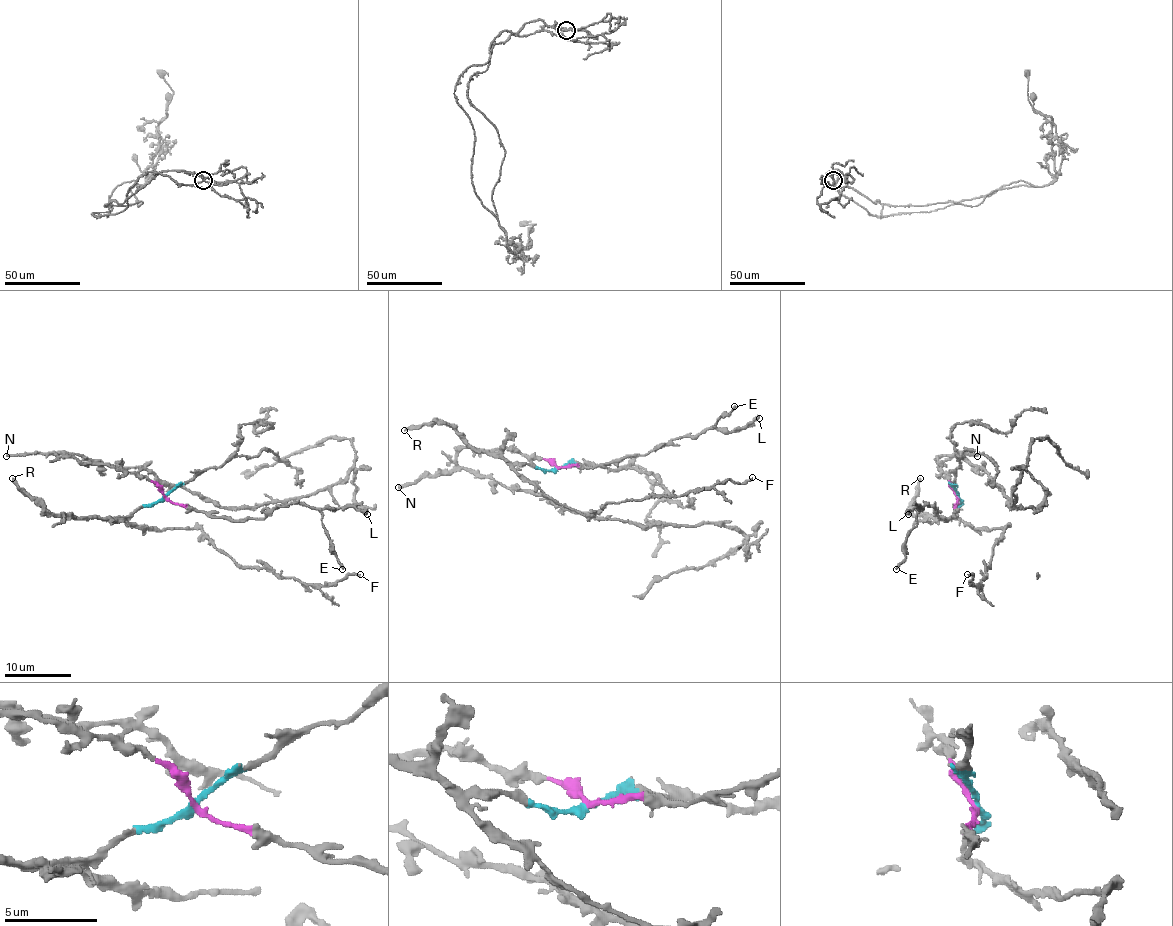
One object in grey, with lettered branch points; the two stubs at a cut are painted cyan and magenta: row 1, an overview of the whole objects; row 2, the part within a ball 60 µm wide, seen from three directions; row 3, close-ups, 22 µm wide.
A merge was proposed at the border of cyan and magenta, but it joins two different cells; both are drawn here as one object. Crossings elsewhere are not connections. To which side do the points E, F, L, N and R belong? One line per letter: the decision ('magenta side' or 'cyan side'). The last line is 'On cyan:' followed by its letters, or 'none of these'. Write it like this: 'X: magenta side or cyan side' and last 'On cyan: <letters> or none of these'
E: magenta side
F: cyan side
L: magenta side
N: magenta side
R: cyan side
On cyan: F, R

